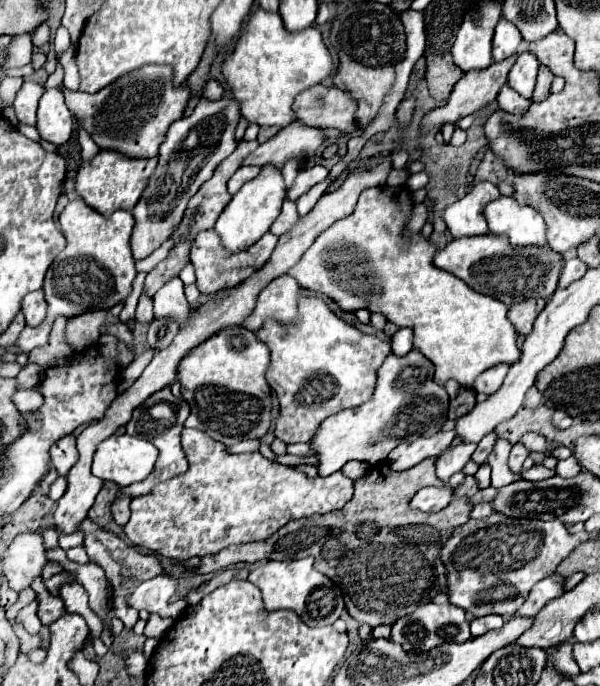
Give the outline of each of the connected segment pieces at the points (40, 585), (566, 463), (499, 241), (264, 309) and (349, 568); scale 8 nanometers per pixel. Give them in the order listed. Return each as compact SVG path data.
M40 576L34 580L32 588L34 588L40 600L38 617L44 626L49 626L52 622L55 622L58 618L66 614L65 608L59 606L59 596L53 596L49 593Z
M570 456L570 458L566 458L566 460L560 460L558 466L556 466L556 474L562 476L562 478L576 476L580 470L582 470L582 466L580 466L580 462L578 462L574 456Z
M484 234L452 240L434 256L434 266L464 280L472 290L498 298L504 304L514 304L526 298L550 298L558 286L562 256L550 248L516 248L504 236Z
M278 276L268 286L264 286L256 298L256 306L252 314L242 322L246 330L258 332L262 324L272 318L282 326L294 324L298 318L298 298L302 296L300 286L290 276Z
M436 458L396 472L390 464L374 464L366 476L354 480L352 500L334 512L316 514L310 518L292 520L270 538L262 542L248 542L246 546L230 546L220 554L204 556L198 572L218 572L236 562L260 562L260 560L296 560L312 556L316 568L326 574L344 594L348 614L360 622L380 626L392 626L402 614L428 604L436 594L446 592L446 566L432 564L426 558L436 558L440 546L450 540L454 528L470 520L474 504L468 496L480 492L474 476L466 476L464 484L454 488L454 500L440 512L420 512L410 506L412 496L427 486L447 486L436 475Z

